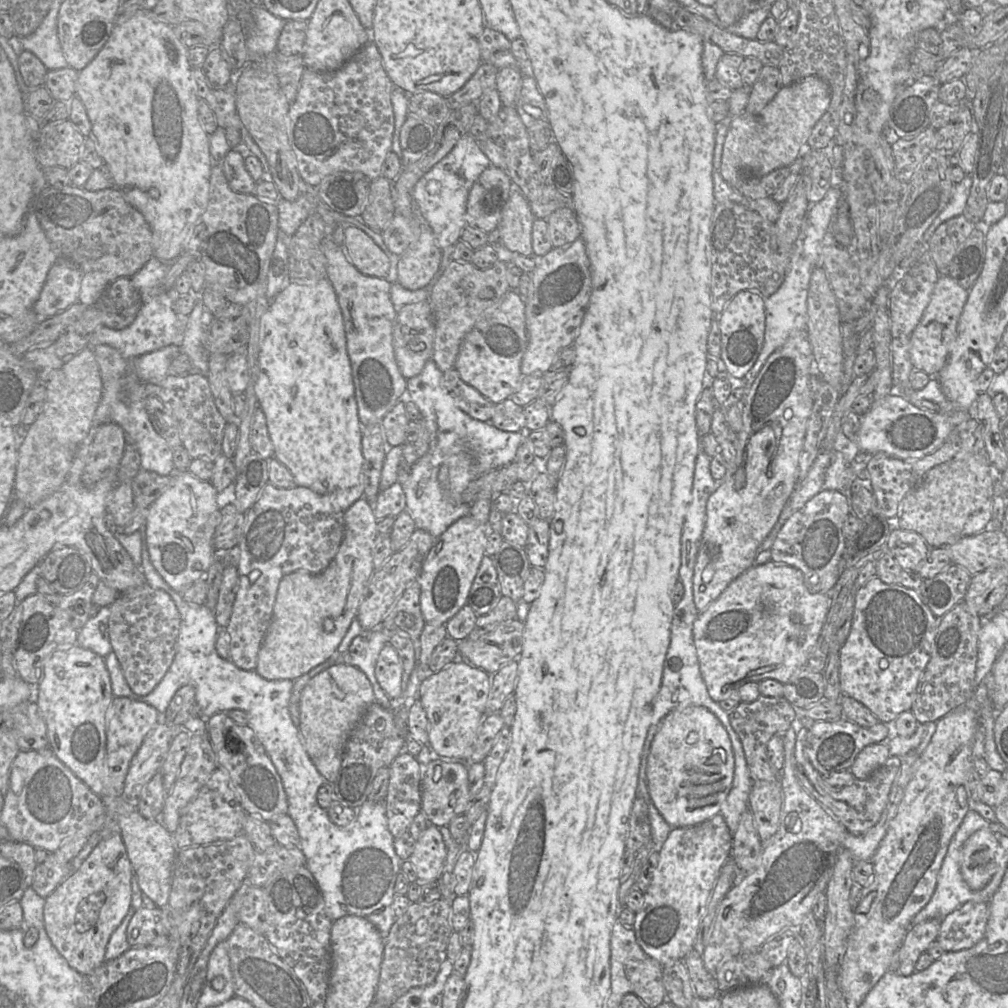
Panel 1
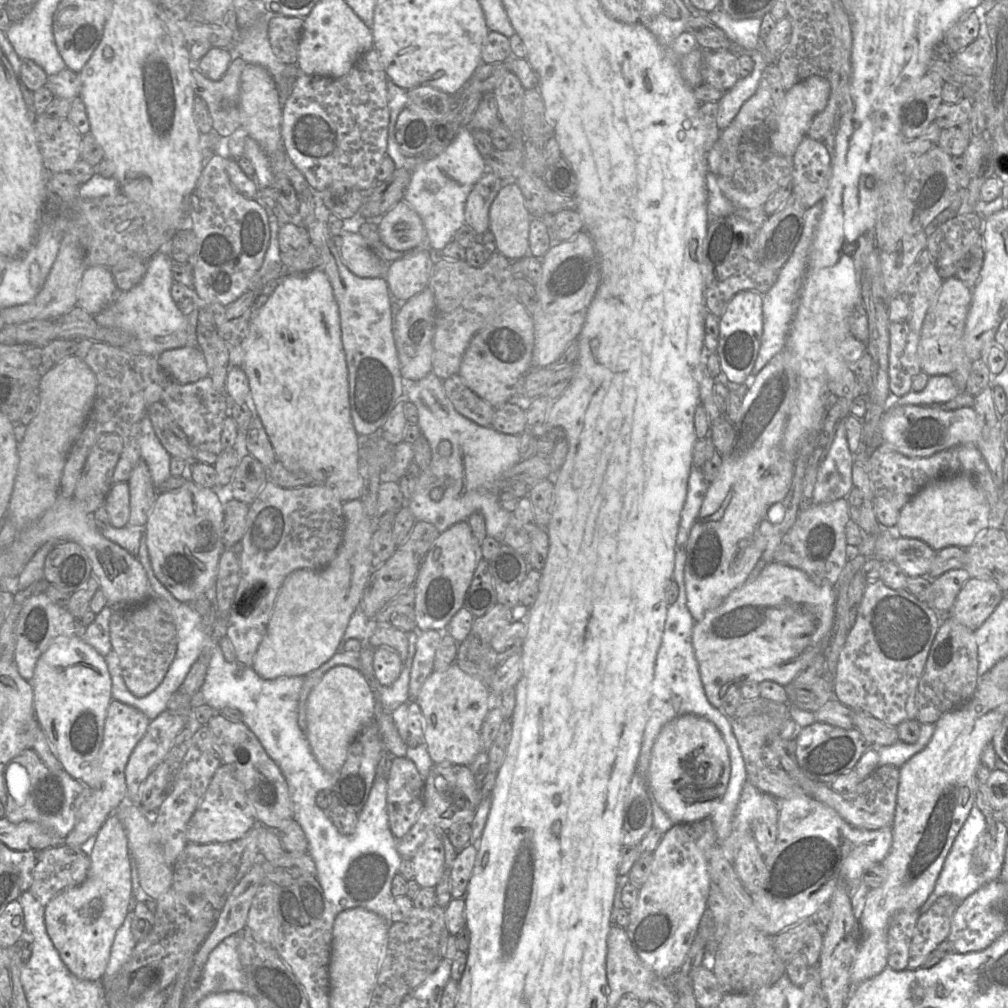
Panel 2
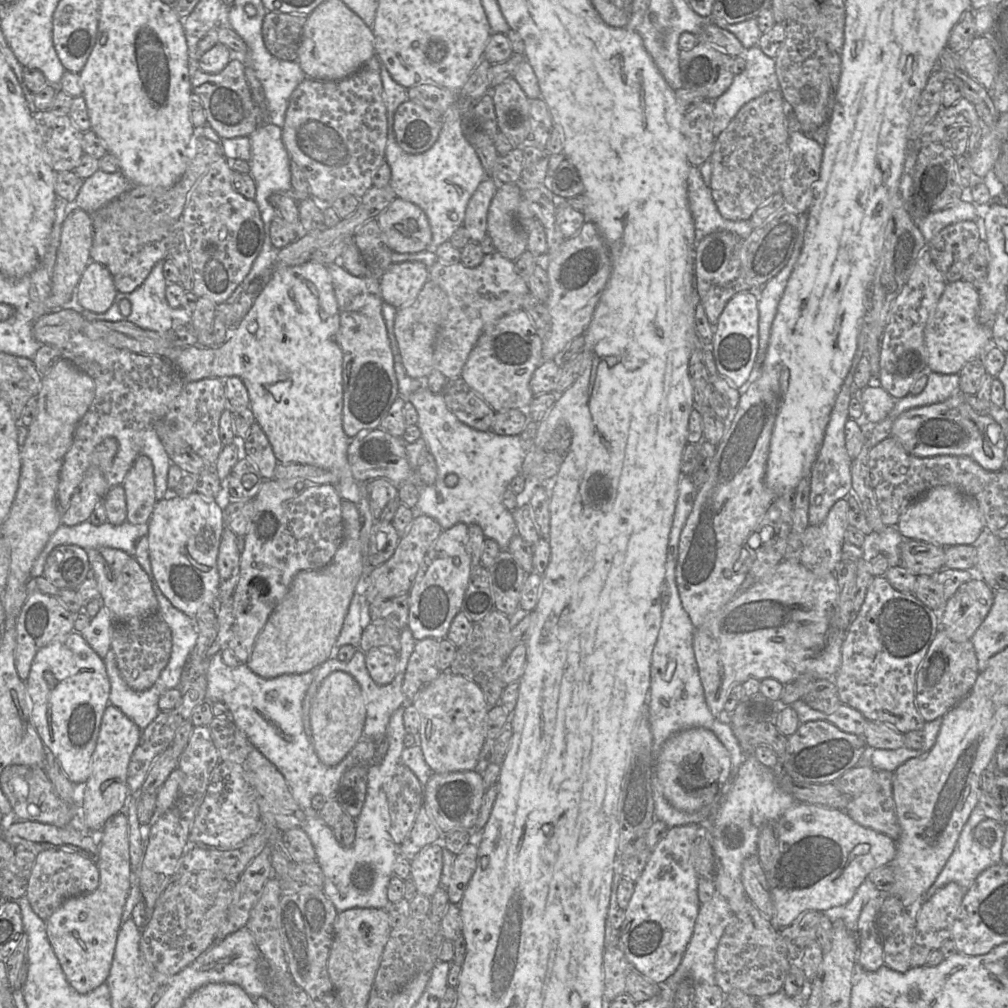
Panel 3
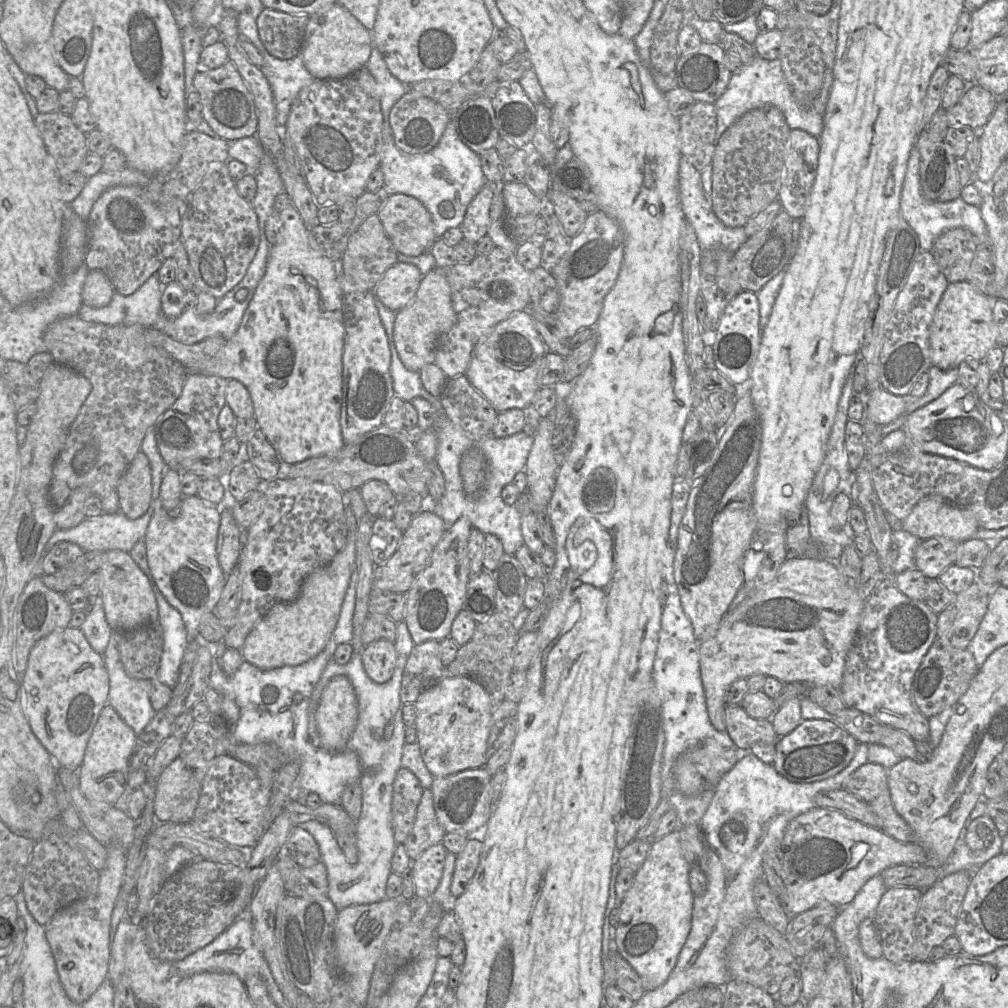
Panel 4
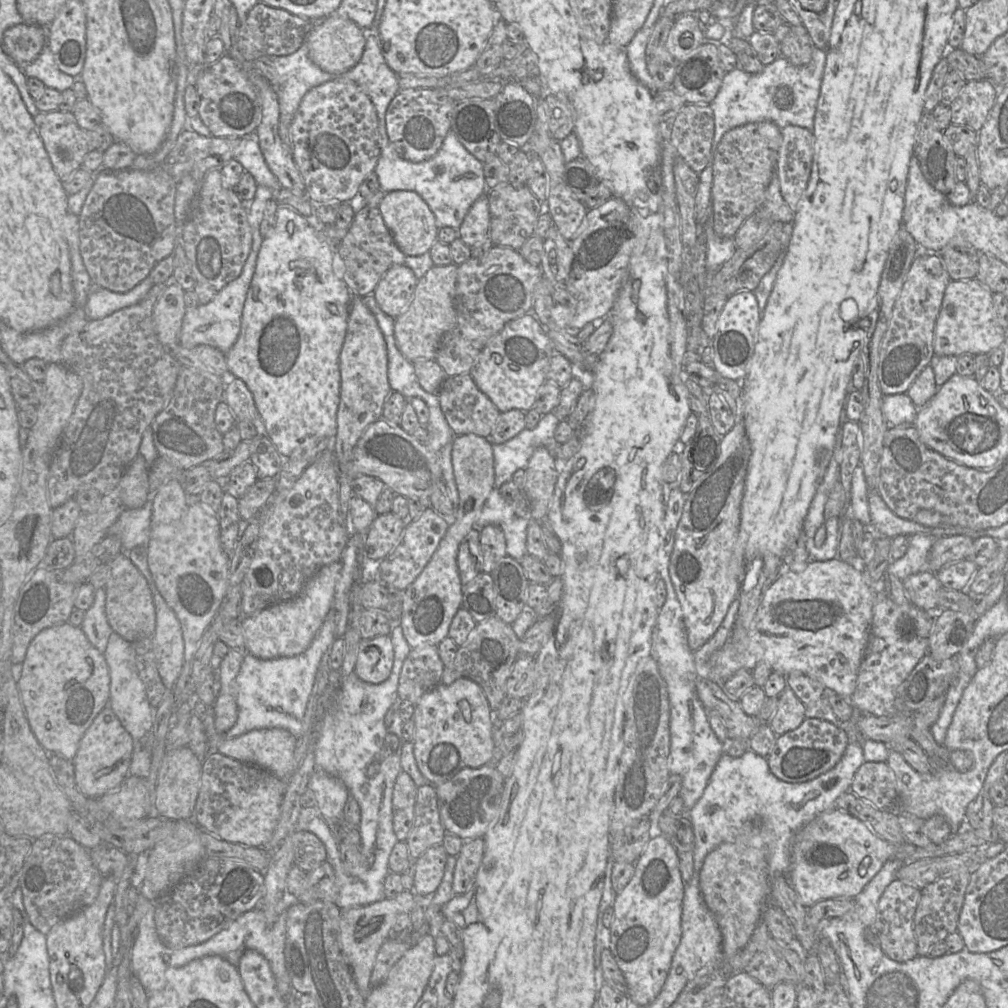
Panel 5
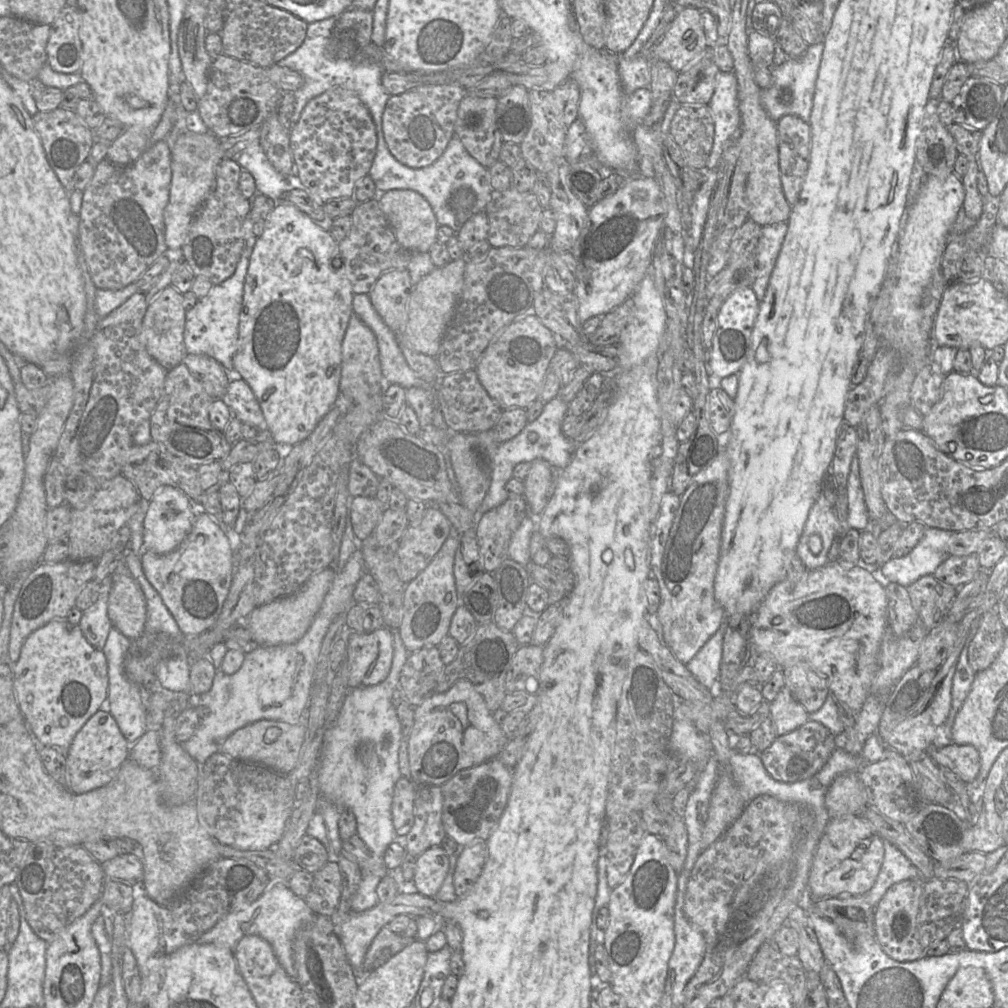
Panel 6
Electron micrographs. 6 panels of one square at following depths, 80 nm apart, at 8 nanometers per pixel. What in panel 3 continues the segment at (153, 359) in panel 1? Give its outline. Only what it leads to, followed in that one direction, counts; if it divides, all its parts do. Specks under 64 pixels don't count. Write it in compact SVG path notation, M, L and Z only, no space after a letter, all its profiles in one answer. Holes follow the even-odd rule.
M150 426L144 433L141 453L152 462L155 498L157 501L162 500L166 497L168 490L167 478L171 461L153 426Z

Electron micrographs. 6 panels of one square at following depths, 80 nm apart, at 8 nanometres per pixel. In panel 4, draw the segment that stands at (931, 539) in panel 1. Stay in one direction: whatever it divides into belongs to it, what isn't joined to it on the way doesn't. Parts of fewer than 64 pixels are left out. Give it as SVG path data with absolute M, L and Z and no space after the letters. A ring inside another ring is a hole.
M938 495L921 499L901 525L921 541L946 537L958 543L972 538L979 529L977 520L968 511Z

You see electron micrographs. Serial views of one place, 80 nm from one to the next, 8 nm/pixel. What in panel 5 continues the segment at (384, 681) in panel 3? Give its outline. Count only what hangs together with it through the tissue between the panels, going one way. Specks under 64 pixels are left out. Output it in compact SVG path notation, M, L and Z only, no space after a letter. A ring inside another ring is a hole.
M390 635L362 638L355 665L357 676L369 683L387 680L394 664L394 646Z

